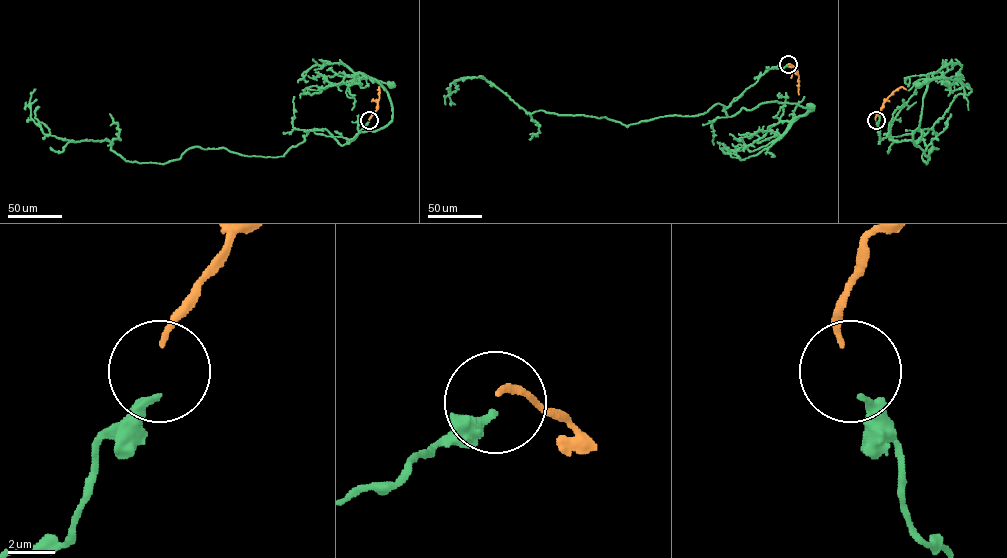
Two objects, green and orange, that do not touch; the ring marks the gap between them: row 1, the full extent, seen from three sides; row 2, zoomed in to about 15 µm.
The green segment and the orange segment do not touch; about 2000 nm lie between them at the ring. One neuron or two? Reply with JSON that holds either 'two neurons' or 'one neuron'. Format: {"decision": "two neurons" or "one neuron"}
{"decision": "one neuron"}

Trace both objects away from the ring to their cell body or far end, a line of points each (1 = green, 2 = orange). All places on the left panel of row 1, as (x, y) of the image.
1: (369, 122), (349, 139), (305, 131), (326, 129), (343, 145), (385, 127), (388, 93), (364, 78), (390, 84)
2: (369, 119), (377, 109), (379, 89)

